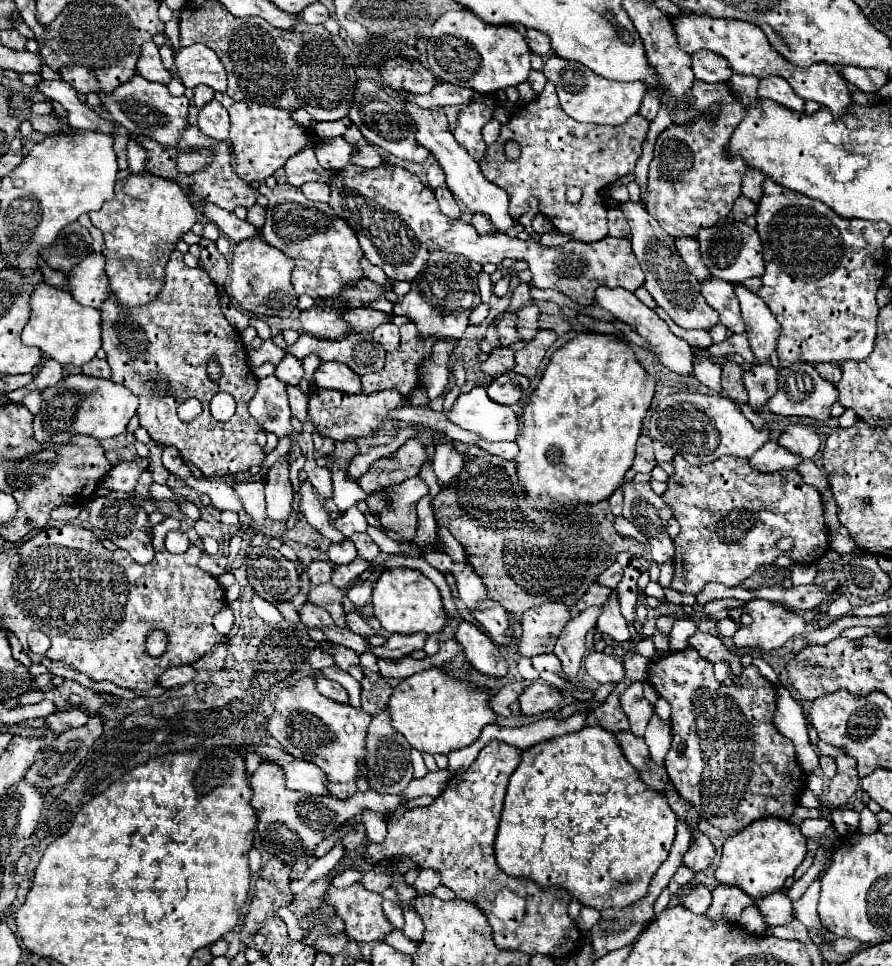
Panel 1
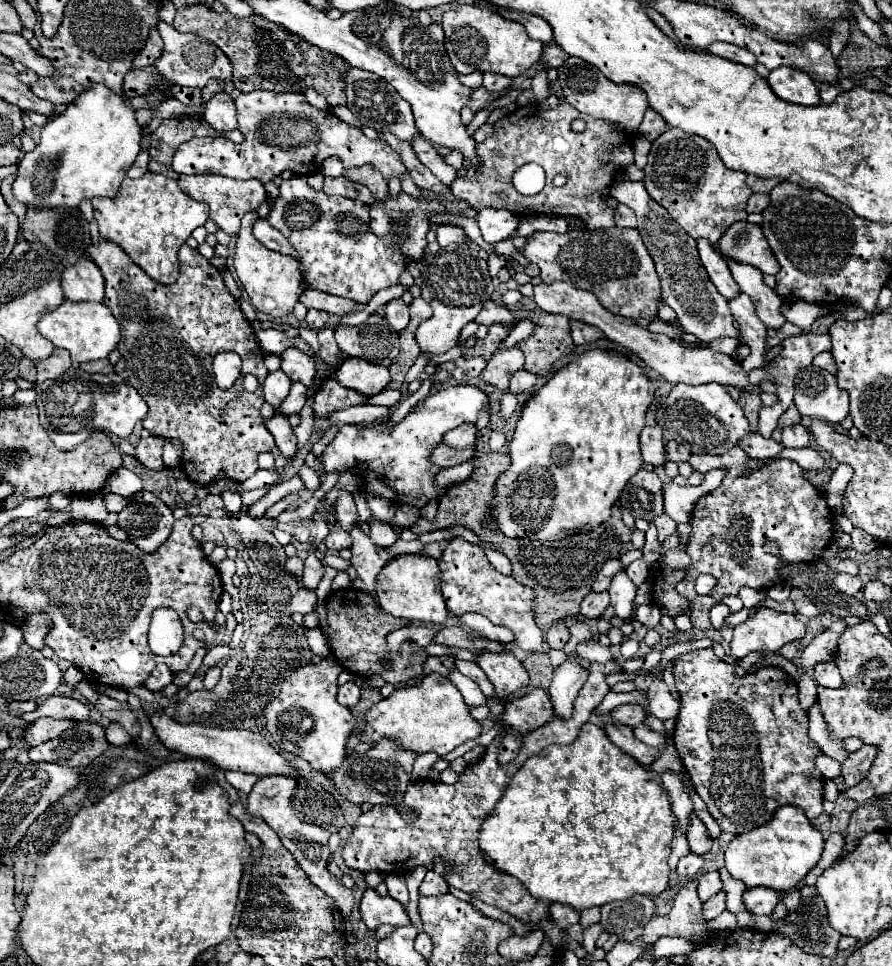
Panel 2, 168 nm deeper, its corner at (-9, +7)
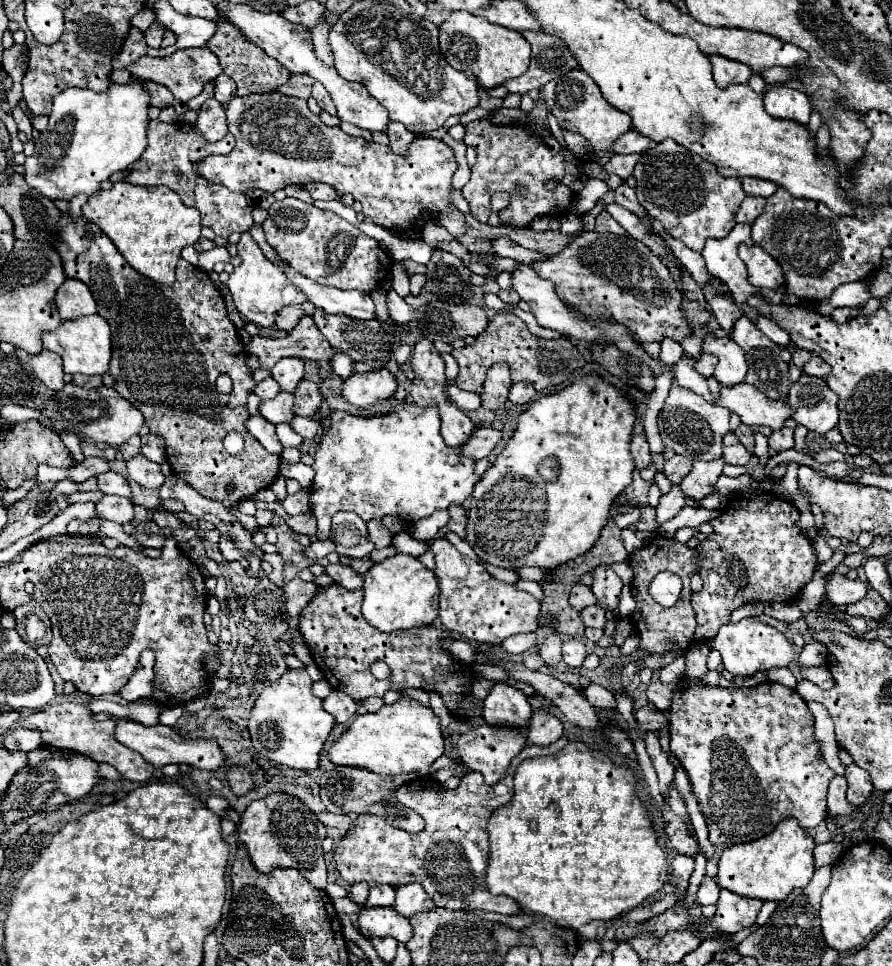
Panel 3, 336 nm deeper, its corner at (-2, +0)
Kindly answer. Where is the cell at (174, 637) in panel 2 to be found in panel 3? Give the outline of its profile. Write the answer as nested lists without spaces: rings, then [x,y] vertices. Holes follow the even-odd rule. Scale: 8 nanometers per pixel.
[[[146,649],[146,651],[141,654],[140,664],[134,672],[134,675],[128,683],[124,685],[124,689],[120,691],[120,695],[122,695],[126,701],[136,701],[136,699],[142,699],[142,697],[152,697],[155,679],[153,670],[154,663],[154,651]]]

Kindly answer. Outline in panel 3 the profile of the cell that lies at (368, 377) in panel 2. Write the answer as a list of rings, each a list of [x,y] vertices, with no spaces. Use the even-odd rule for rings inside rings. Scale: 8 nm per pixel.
[[[388,369],[354,373],[342,381],[342,397],[356,407],[372,407],[394,395],[398,383]]]

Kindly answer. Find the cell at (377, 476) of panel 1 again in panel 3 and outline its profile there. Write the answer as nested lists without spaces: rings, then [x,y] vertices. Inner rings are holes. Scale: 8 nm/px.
[[[480,427],[476,429],[470,439],[462,445],[460,449],[460,455],[462,457],[470,457],[470,459],[482,459],[482,457],[488,457],[492,453],[492,449],[496,447],[496,443],[500,441],[502,433],[492,429],[492,427]]]

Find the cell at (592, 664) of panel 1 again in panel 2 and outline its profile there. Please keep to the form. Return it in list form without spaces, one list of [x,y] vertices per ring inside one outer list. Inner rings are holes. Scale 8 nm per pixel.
[[[583,640],[577,644],[577,650],[575,650],[581,658],[589,660],[589,662],[609,662],[613,660],[613,654],[609,648],[601,646],[597,640]]]

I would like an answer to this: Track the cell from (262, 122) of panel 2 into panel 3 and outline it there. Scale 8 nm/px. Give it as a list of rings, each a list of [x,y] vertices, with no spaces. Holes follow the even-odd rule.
[[[282,93],[250,95],[240,107],[228,107],[226,115],[236,147],[228,155],[208,155],[194,165],[198,175],[210,183],[220,183],[240,193],[254,187],[274,193],[284,185],[322,181],[332,185],[338,195],[350,193],[362,203],[362,213],[386,229],[422,229],[422,225],[436,215],[436,223],[446,227],[454,237],[464,233],[464,217],[448,197],[456,157],[440,139],[416,137],[408,155],[396,155],[386,145],[368,143],[344,133],[340,127],[324,125],[322,119],[308,109],[304,99],[286,97]]]

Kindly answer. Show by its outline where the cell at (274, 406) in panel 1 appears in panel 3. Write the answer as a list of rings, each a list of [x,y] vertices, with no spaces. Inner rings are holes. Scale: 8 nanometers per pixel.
[[[270,377],[270,379],[264,379],[264,381],[260,381],[258,385],[256,385],[256,389],[254,389],[254,393],[264,401],[264,399],[274,399],[278,393],[280,393],[280,387],[278,387],[278,383]]]

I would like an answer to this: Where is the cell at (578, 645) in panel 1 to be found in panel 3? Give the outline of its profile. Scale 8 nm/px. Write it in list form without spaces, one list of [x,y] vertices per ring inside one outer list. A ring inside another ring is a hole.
[[[536,711],[530,719],[530,733],[528,733],[528,743],[536,745],[550,745],[558,741],[564,733],[562,721],[550,713],[550,711]]]

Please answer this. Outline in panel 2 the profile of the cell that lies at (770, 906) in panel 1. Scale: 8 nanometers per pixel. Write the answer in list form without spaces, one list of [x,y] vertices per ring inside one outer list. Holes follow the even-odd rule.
[[[749,888],[743,892],[743,904],[747,912],[755,916],[769,916],[779,902],[779,892],[771,888]]]

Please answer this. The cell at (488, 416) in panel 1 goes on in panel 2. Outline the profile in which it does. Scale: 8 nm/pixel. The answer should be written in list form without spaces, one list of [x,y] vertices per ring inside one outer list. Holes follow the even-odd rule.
[[[459,384],[427,396],[425,402],[417,404],[397,424],[383,420],[369,428],[363,428],[361,424],[341,426],[335,440],[321,456],[325,472],[343,472],[357,466],[367,466],[367,474],[361,480],[361,488],[367,496],[379,496],[395,504],[411,504],[423,508],[427,502],[439,500],[447,492],[447,488],[435,486],[435,476],[443,468],[429,460],[433,448],[441,444],[443,434],[451,428],[457,428],[464,422],[476,423],[477,412],[487,405],[491,408],[485,392],[475,386]]]

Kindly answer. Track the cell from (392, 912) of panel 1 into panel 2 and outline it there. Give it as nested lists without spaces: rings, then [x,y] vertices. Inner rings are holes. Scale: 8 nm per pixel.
[[[385,874],[385,886],[391,898],[399,900],[403,906],[407,906],[409,902],[409,894],[407,894],[407,886],[405,886],[405,878],[401,874]]]

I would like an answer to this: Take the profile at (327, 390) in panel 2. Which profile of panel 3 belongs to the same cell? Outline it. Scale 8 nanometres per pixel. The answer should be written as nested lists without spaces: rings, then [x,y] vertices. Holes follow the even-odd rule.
[[[302,379],[300,385],[294,391],[294,413],[302,415],[302,417],[314,417],[316,411],[320,409],[320,405],[324,403],[324,395],[320,391],[320,387],[314,381]]]

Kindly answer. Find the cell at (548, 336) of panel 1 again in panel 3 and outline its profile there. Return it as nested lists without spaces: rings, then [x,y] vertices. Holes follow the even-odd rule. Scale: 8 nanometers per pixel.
[[[496,313],[490,319],[488,329],[476,337],[474,345],[466,345],[464,349],[460,349],[460,353],[452,351],[452,355],[460,367],[456,385],[460,389],[474,391],[474,393],[482,391],[484,371],[494,363],[508,363],[510,373],[512,373],[512,383],[528,381],[536,387],[536,391],[556,387],[556,385],[568,381],[568,377],[574,371],[582,369],[586,363],[570,339],[566,339],[566,337],[560,337],[560,339],[534,337],[528,331],[526,323],[520,317],[516,317],[514,313]]]

